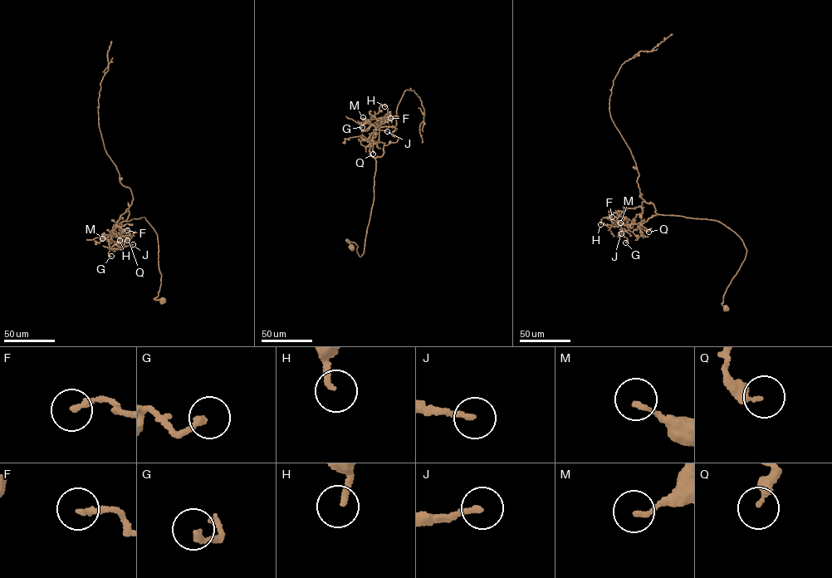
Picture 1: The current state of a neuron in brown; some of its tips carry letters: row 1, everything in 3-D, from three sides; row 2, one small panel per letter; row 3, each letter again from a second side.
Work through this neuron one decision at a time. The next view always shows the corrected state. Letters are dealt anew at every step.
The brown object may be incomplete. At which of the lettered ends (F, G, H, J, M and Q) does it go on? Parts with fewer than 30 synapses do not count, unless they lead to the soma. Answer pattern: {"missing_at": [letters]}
{"missing_at": []}

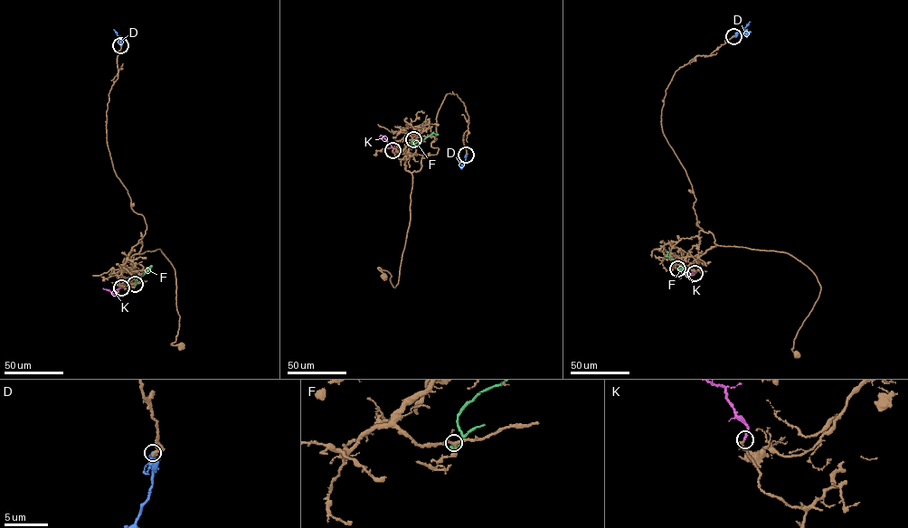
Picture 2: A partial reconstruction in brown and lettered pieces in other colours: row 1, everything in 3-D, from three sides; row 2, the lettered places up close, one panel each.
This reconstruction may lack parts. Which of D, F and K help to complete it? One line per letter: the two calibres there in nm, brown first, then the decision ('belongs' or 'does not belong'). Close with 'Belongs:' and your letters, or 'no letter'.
D: calibres 280 and 200 nm; does not belong
F: calibres 220 and 200 nm; does not belong
K: calibres 190 and 170 nm; belongs
Belongs: K

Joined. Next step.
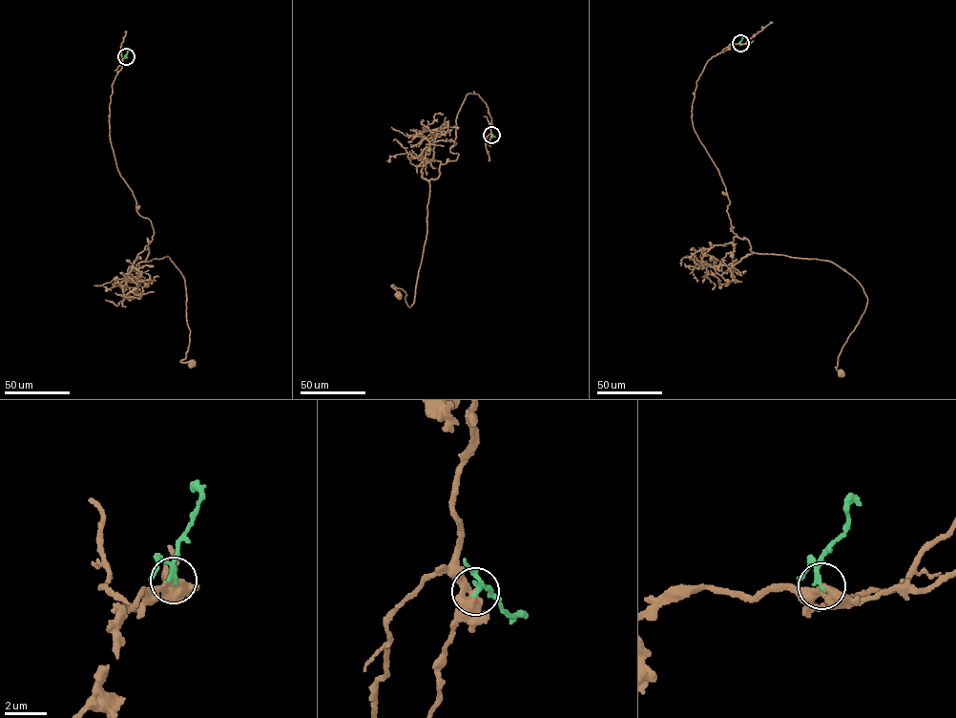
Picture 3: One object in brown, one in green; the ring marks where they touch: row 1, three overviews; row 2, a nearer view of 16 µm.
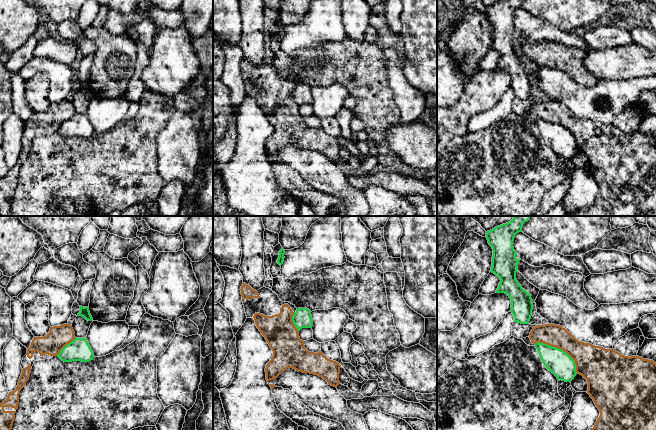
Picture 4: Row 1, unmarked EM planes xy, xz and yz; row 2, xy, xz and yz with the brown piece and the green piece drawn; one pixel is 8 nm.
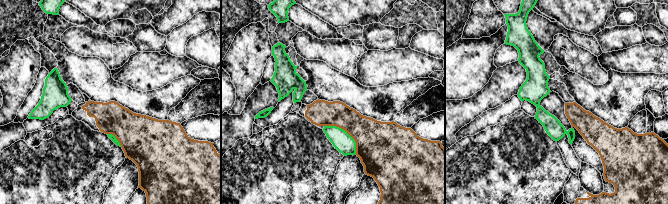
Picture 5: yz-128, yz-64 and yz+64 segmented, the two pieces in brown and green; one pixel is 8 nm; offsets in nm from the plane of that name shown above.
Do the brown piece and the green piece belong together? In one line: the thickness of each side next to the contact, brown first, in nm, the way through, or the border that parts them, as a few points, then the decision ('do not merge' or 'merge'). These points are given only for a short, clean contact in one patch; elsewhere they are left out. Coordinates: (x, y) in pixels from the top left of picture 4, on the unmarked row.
calibres 240 and 200 nm; border yz (535, 119), (542, 118), (562, 125), (574, 137), (577, 148); do not merge

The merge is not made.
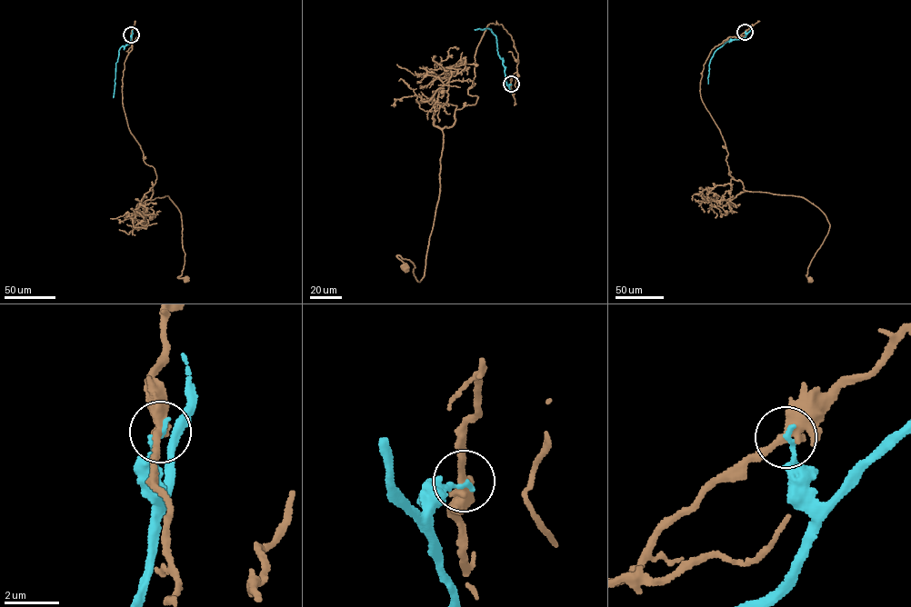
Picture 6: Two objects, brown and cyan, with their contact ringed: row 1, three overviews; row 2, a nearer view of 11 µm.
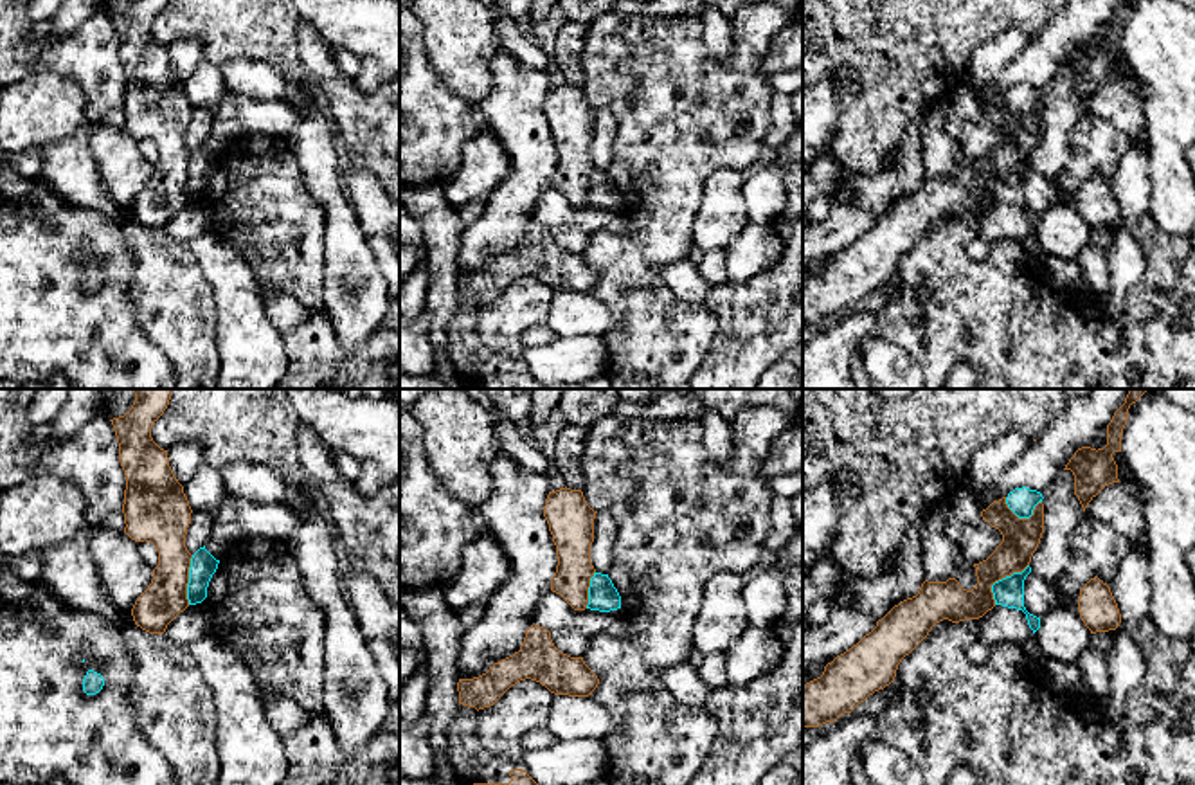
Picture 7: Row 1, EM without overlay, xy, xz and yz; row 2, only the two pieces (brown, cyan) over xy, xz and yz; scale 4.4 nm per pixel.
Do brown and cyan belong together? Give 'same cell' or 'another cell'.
another cell

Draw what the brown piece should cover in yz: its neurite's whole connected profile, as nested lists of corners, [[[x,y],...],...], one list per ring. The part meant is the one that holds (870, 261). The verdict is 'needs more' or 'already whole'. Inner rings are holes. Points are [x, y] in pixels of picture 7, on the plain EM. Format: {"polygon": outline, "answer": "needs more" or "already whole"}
{"polygon": [[[1002,94],[983,106],[981,113],[1001,128],[1002,139],[986,157],[974,160],[975,184],[966,187],[956,175],[925,176],[916,193],[894,202],[869,230],[828,259],[821,274],[803,283],[803,324],[835,319],[869,292],[889,283],[902,256],[936,220],[979,216],[995,203],[992,182],[1022,169],[1040,140],[1044,101],[1038,99],[1029,115],[1019,115]]], "answer": "already whole"}

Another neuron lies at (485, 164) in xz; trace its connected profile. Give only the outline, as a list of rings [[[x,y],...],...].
[[[493,131],[481,133],[463,148],[459,169],[446,180],[445,196],[452,205],[491,196],[509,173],[509,158]]]

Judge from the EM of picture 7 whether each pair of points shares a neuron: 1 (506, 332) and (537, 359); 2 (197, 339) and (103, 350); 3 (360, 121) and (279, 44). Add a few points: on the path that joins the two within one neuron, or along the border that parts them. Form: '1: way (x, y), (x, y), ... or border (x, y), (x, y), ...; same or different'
1: border (524, 348), (521, 357); different
2: border (134, 306), (137, 323), (157, 341), (175, 369); different
3: border (299, 20), (301, 63); different

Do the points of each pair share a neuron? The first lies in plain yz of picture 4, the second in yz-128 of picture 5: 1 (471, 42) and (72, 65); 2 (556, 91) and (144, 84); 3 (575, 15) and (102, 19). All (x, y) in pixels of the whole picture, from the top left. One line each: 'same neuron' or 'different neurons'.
1: different neurons
2: different neurons
3: same neuron

